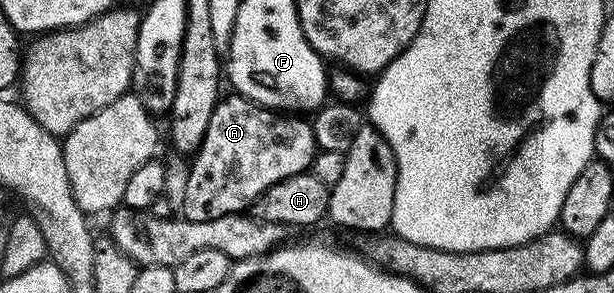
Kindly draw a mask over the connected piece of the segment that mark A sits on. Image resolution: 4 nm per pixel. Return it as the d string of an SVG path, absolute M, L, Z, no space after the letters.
M236 92L230 95L230 98L229 95L222 97L215 112L211 112L207 136L203 136L203 144L192 155L181 208L181 214L187 220L216 220L218 216L248 211L253 201L263 196L271 184L279 184L279 180L287 180L287 176L306 173L312 167L313 158L319 153L313 124L308 117L268 109Z

